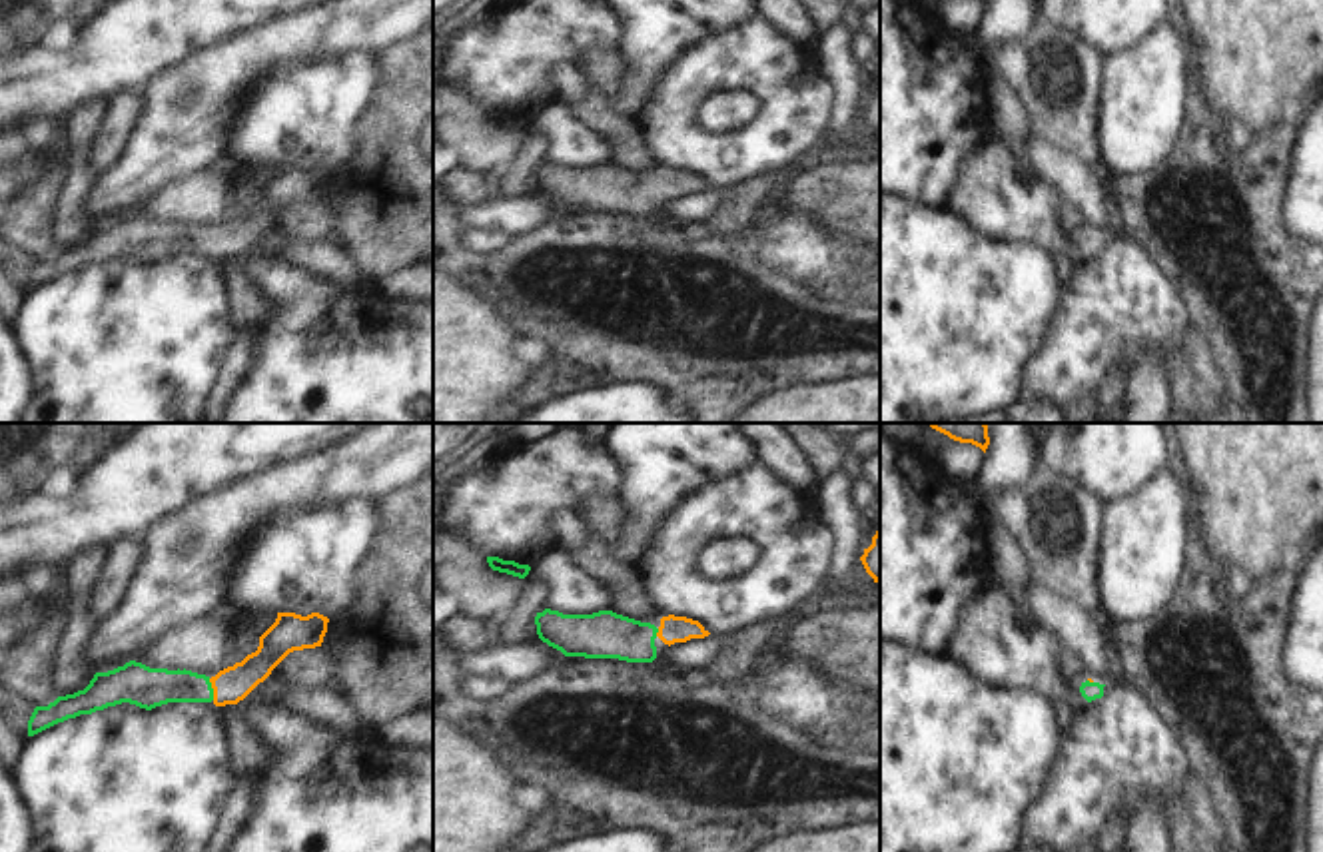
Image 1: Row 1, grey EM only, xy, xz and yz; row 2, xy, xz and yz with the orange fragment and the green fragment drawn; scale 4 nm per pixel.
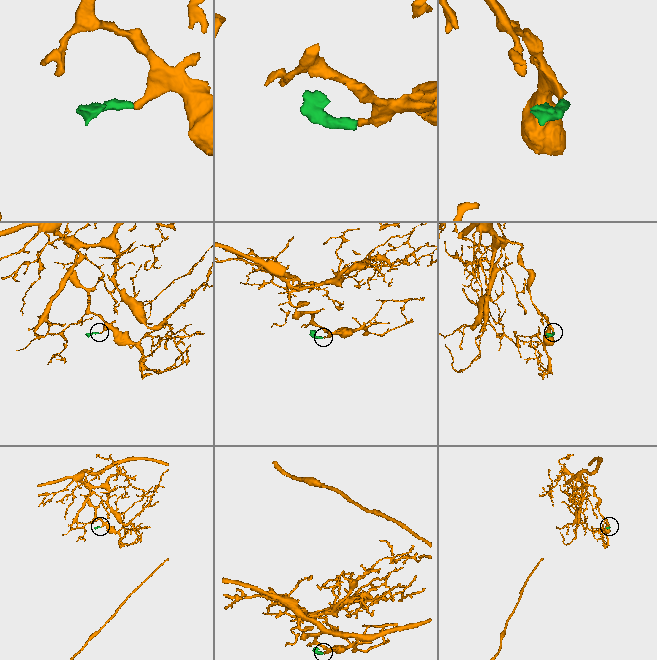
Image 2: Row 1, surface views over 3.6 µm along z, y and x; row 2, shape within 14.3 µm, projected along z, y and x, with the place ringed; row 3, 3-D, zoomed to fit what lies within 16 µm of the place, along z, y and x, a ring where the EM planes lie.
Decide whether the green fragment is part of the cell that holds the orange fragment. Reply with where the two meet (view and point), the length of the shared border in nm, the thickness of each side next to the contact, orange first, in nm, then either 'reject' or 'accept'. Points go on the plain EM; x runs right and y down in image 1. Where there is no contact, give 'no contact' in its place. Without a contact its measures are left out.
contact xy (212, 240); length 90 nm; calibres 140 and 160 nm; accept

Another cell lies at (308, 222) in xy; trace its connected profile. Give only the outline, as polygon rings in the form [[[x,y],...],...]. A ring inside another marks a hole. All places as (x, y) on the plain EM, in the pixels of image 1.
[[[315,200],[289,206],[273,223],[287,237],[313,243],[319,239],[333,239],[339,217],[339,204],[335,200]]]

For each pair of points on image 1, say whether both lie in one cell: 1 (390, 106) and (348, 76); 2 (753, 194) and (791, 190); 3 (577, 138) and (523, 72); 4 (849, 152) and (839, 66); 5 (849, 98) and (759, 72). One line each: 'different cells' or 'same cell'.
1: different cells
2: different cells
3: different cells
4: same cell
5: different cells

